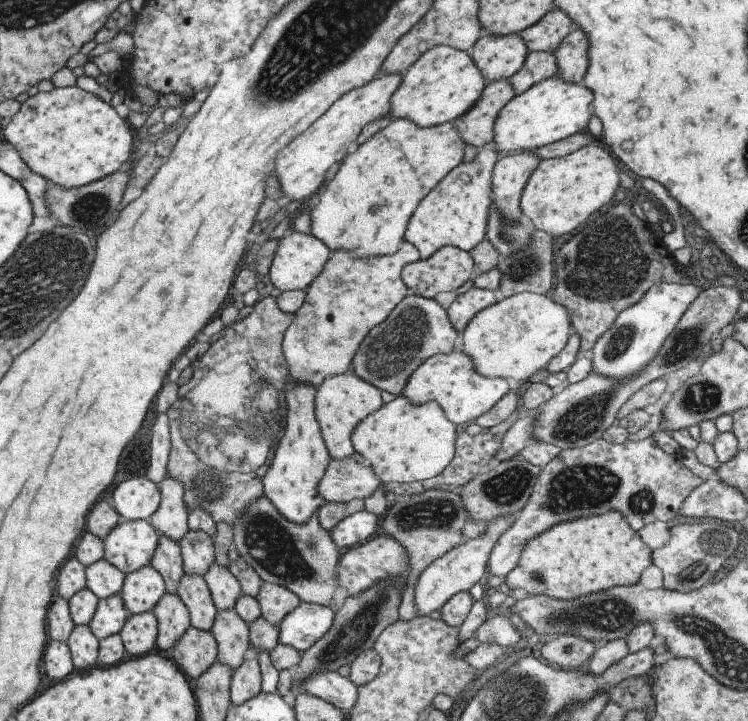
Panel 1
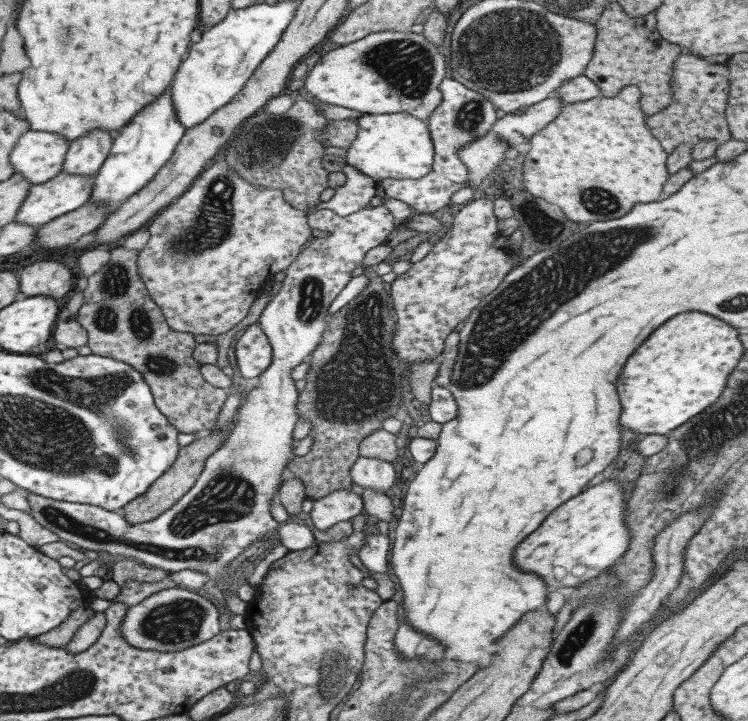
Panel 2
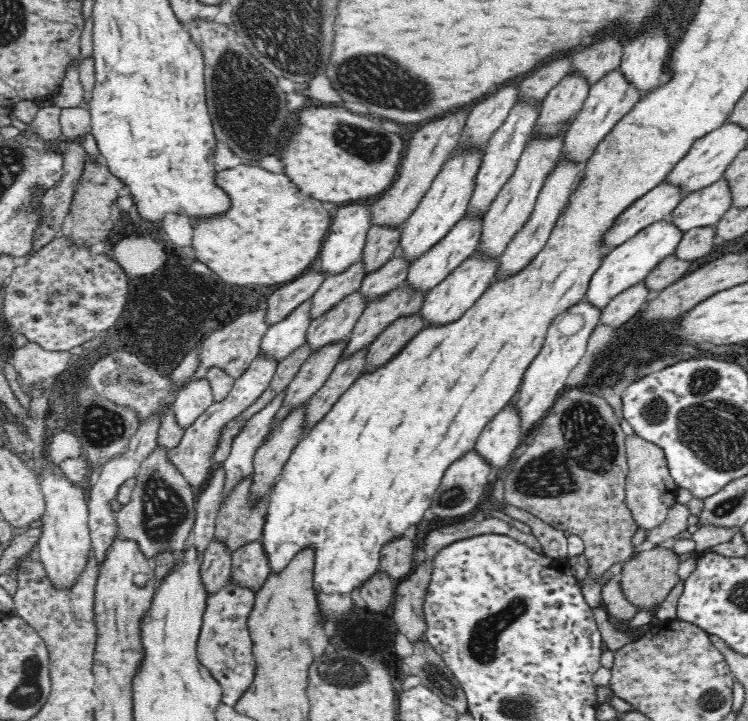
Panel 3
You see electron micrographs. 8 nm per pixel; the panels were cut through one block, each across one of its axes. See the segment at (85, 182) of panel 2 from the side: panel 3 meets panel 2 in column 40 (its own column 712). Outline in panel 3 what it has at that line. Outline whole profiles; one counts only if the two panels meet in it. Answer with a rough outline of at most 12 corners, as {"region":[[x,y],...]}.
{"region":[[723,177],[687,194],[669,219],[682,231],[715,226],[732,206]]}

